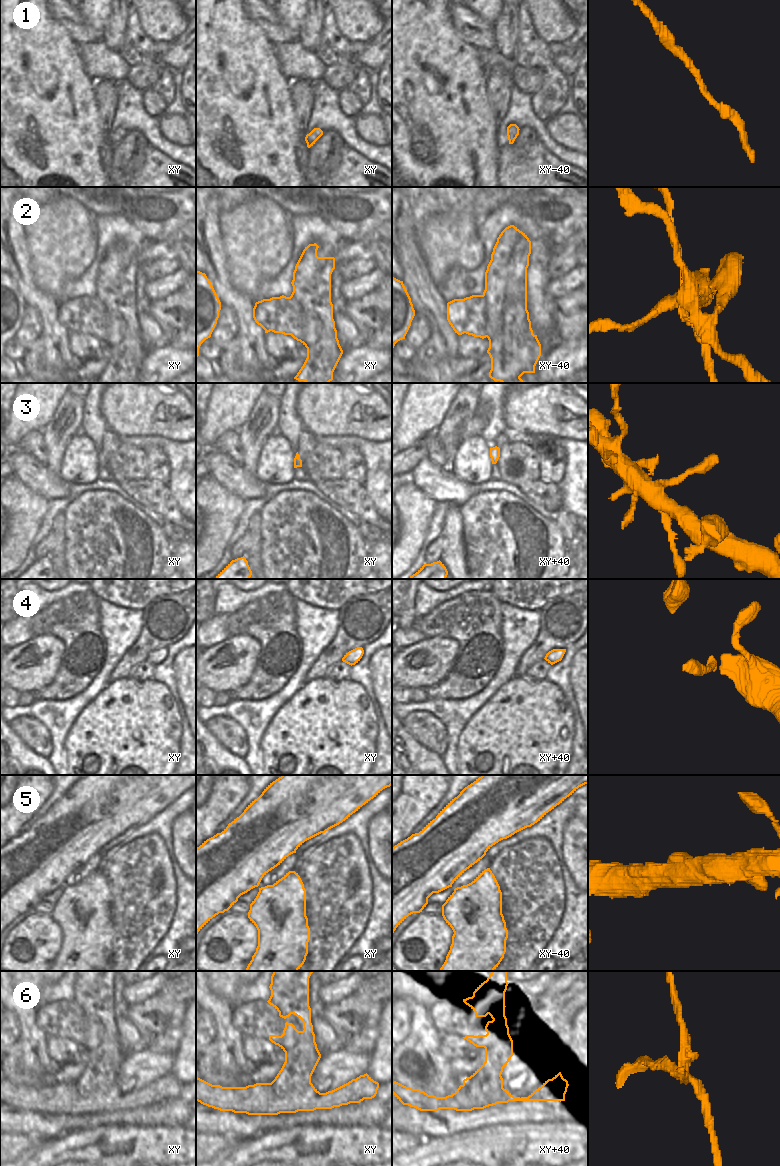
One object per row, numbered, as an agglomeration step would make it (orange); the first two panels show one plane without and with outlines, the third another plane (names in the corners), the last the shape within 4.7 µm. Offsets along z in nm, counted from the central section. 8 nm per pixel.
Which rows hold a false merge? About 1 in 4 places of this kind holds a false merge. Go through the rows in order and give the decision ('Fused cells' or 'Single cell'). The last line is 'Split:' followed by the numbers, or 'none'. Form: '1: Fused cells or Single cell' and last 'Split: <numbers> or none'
1: Single cell
2: Fused cells
3: Single cell
4: Single cell
5: Single cell
6: Fused cells
Split: 2, 6

